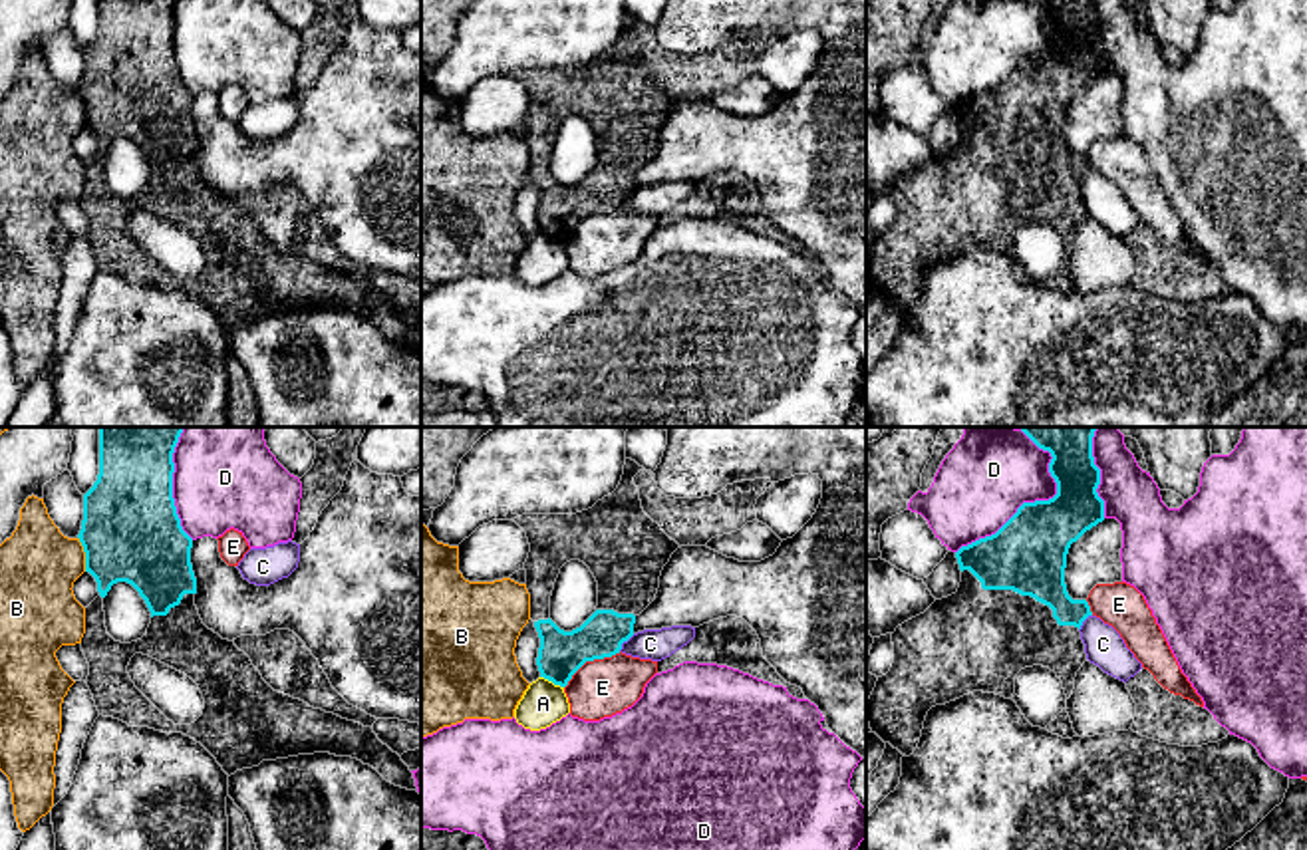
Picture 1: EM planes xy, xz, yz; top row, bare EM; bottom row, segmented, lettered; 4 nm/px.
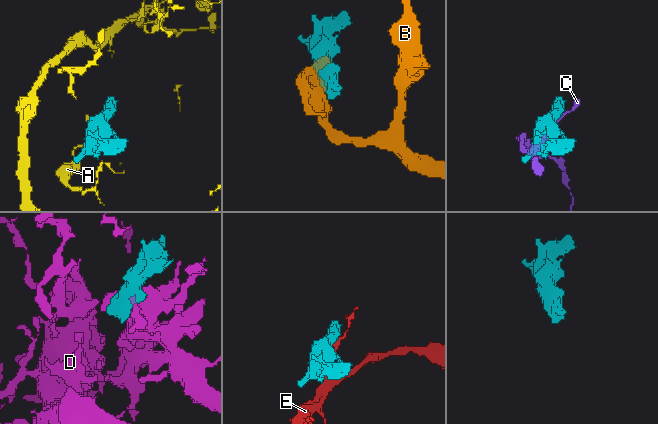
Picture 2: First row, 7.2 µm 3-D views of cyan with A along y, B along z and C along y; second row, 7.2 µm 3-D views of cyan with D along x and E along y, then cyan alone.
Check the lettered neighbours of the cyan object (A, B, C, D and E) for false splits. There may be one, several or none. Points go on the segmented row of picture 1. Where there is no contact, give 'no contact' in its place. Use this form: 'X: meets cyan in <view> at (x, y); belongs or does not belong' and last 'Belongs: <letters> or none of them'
A: meets cyan in xz at (553, 682); does not belong
B: meets cyan in xy at (86, 555); does not belong
C: meets cyan in xz at (624, 640); does not belong
D: meets cyan in yz at (1039, 501); does not belong
E: meets cyan in xz at (590, 660); does not belong
Belongs: none of them

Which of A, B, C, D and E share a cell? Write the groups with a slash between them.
A / B / C / D / E

